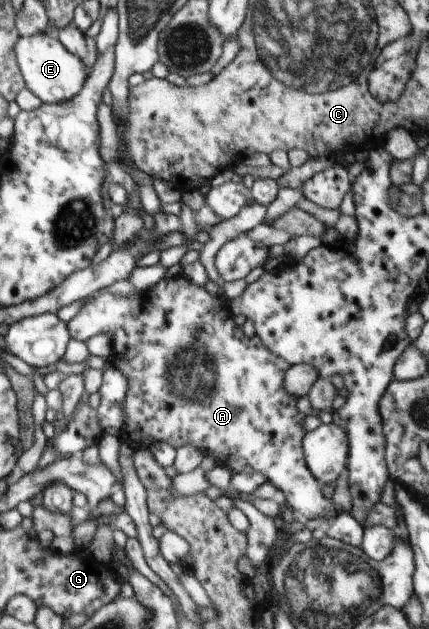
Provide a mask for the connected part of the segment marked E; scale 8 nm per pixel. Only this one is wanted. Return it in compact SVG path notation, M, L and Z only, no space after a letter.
M41 33L21 37L16 44L16 55L28 87L47 104L70 101L75 98L90 77L87 65L82 58L73 54L56 34Z

